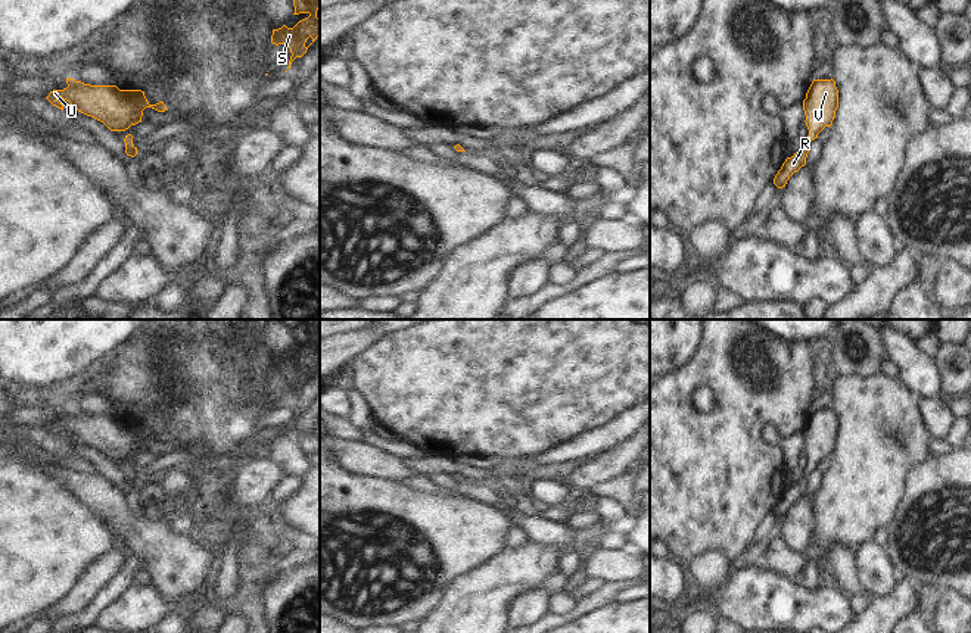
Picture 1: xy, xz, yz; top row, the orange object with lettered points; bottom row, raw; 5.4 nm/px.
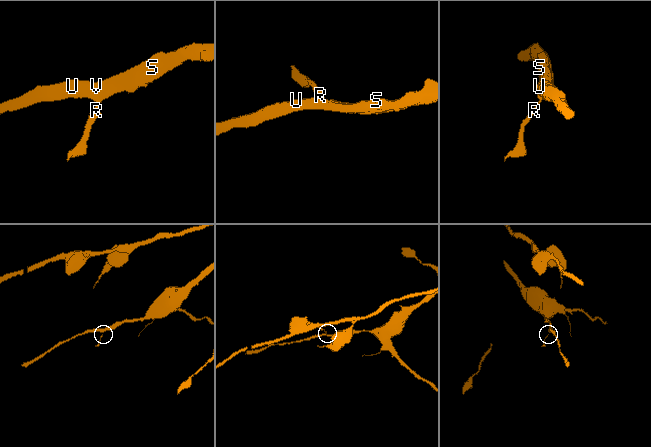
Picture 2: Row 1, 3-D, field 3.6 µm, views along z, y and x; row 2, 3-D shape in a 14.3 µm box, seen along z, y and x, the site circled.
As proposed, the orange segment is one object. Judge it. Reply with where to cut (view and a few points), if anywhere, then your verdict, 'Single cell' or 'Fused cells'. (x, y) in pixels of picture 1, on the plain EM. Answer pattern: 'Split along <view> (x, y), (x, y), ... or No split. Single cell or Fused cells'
No split. Single cell.

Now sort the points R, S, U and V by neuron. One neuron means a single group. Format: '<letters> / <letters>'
R S U V

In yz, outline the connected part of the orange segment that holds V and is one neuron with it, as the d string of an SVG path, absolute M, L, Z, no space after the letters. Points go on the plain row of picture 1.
M813 409L806 428L803 430L803 440L806 445L806 456L809 465L802 480L796 481L791 487L787 487L781 499L774 508L774 514L778 518L785 517L790 506L806 495L809 483L809 474L818 468L818 464L825 458L831 456L838 437L838 420L835 411L831 409Z

